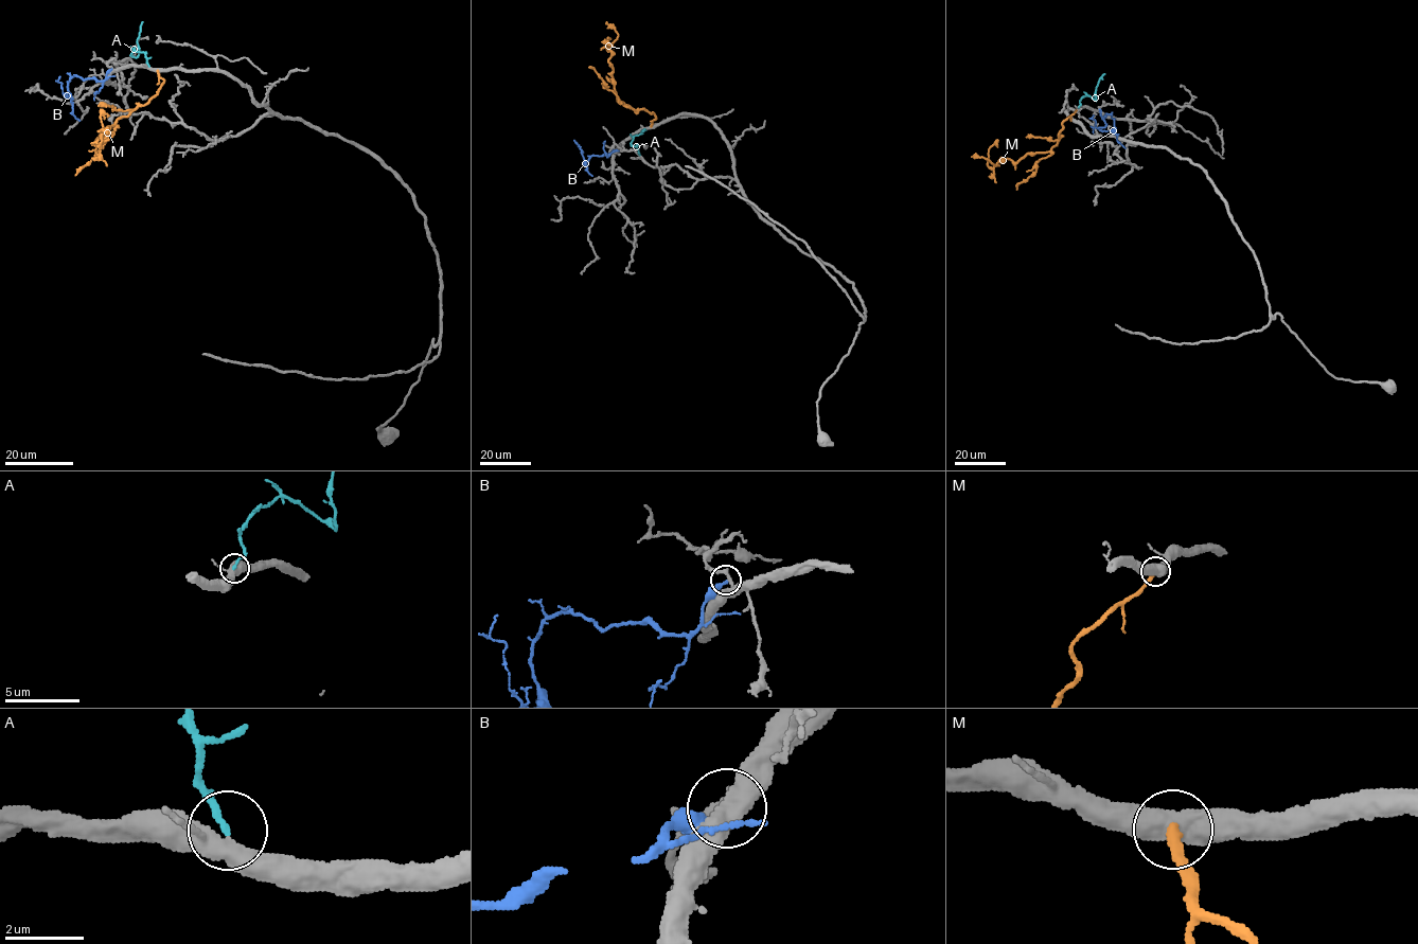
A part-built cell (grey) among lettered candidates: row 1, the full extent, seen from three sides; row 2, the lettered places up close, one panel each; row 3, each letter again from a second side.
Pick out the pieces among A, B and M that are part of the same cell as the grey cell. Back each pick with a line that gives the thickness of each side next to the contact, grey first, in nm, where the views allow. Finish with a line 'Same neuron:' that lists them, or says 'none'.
A: calibres 360 and 170 nm
Same neuron: A

